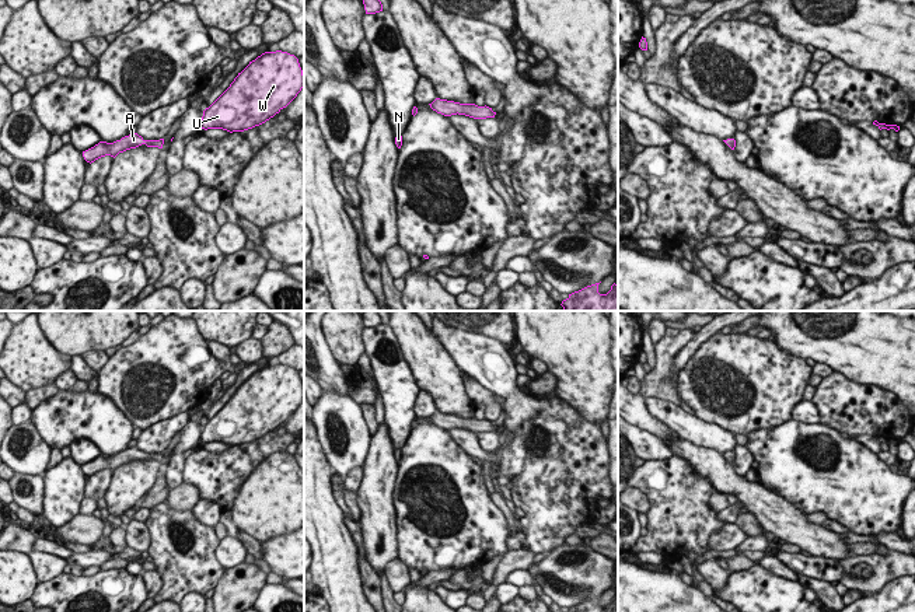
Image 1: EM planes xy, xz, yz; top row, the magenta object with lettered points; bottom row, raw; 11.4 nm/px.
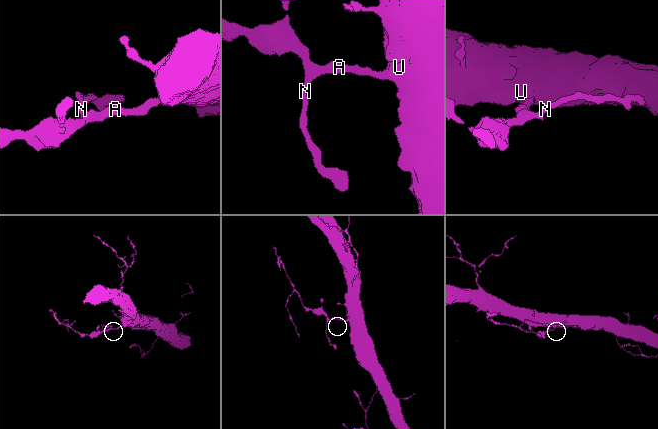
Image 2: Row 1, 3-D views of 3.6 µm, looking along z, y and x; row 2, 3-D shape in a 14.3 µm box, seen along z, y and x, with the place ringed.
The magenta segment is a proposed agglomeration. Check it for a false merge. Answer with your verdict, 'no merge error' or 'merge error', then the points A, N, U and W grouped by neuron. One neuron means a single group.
no merge error; groups A N U W

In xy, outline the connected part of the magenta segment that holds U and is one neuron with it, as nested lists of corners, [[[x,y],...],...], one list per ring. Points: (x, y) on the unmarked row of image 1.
[[[265,366],[203,424],[200,441],[230,447],[252,443],[286,422],[303,401],[304,388],[294,368]]]

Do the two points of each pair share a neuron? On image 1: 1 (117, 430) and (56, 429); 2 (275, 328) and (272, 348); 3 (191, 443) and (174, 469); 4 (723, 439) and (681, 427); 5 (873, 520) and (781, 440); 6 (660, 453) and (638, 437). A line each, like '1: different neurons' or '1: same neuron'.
1: same neuron
2: same neuron
3: same neuron
4: same neuron
5: same neuron
6: same neuron

